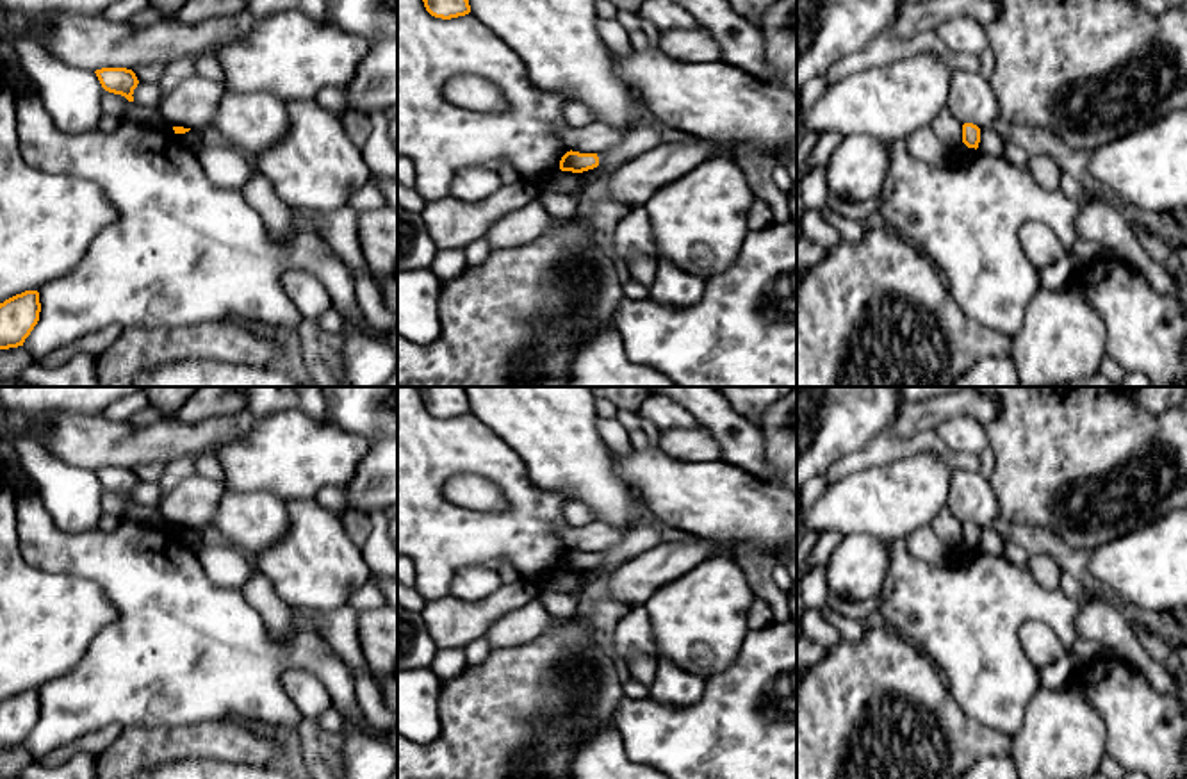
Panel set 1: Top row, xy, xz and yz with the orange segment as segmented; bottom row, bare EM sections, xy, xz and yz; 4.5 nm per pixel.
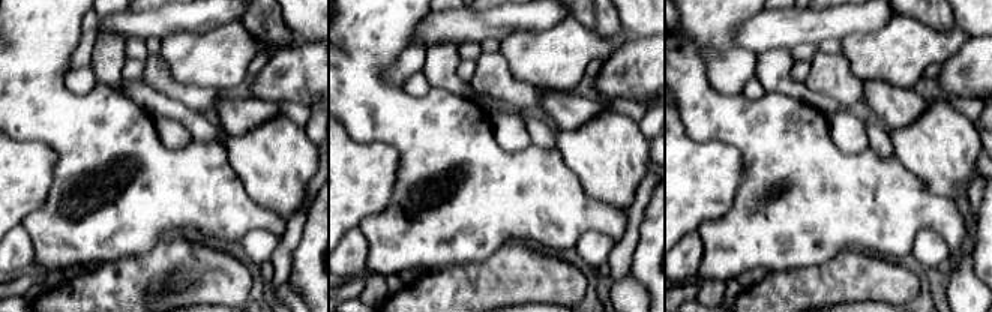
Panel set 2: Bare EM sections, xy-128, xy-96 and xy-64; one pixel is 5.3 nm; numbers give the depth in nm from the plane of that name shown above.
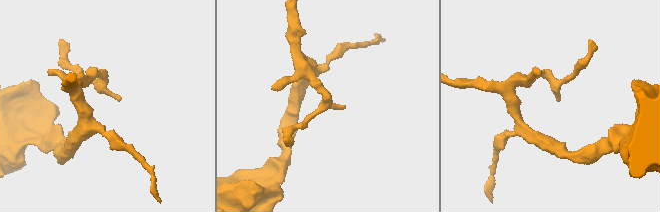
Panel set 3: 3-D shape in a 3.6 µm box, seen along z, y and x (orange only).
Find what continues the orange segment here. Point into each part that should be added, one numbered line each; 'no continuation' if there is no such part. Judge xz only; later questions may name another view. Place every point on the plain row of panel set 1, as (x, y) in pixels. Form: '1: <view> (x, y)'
no continuation

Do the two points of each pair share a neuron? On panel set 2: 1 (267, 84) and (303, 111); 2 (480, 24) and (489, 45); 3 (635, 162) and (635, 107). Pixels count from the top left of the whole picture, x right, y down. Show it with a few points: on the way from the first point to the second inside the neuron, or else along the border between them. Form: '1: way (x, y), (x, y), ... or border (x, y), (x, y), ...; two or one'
1: border (279, 102), (302, 102), (312, 108); two
2: border (500, 41), (485, 39), (480, 44); two
3: border (610, 102), (637, 123); two

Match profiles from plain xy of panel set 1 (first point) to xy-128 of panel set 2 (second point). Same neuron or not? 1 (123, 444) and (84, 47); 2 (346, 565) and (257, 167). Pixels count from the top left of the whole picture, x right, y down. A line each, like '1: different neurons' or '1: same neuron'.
1: different neurons
2: same neuron

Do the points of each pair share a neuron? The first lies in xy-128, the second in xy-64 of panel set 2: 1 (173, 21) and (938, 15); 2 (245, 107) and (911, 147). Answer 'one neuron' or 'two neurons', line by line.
1: two neurons
2: two neurons

